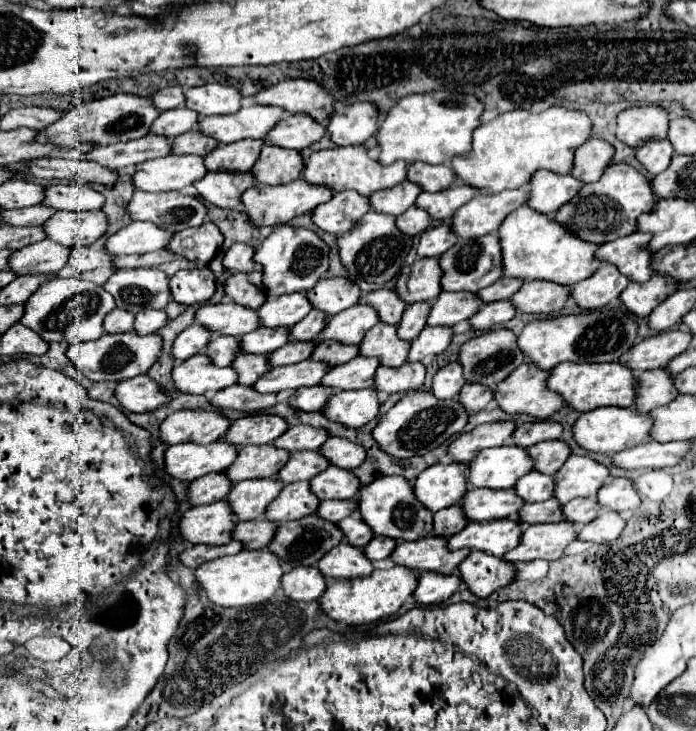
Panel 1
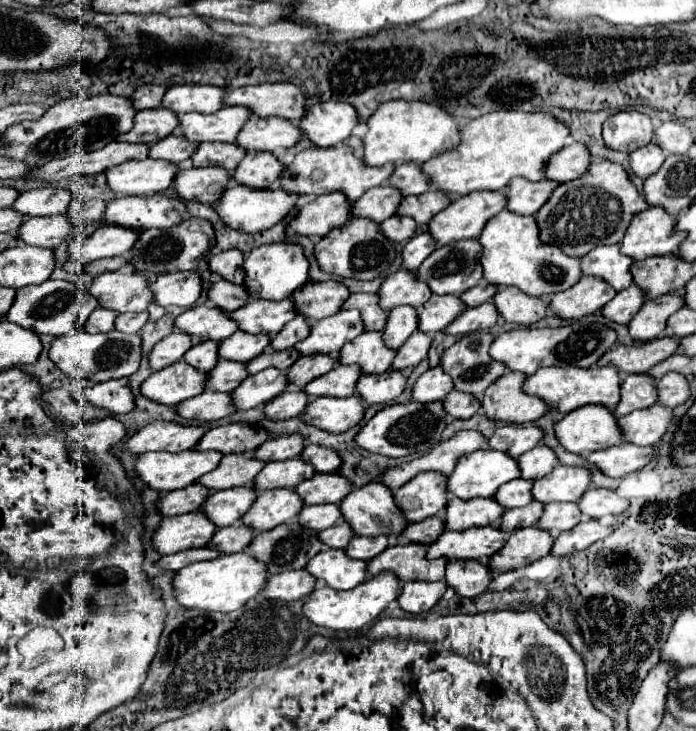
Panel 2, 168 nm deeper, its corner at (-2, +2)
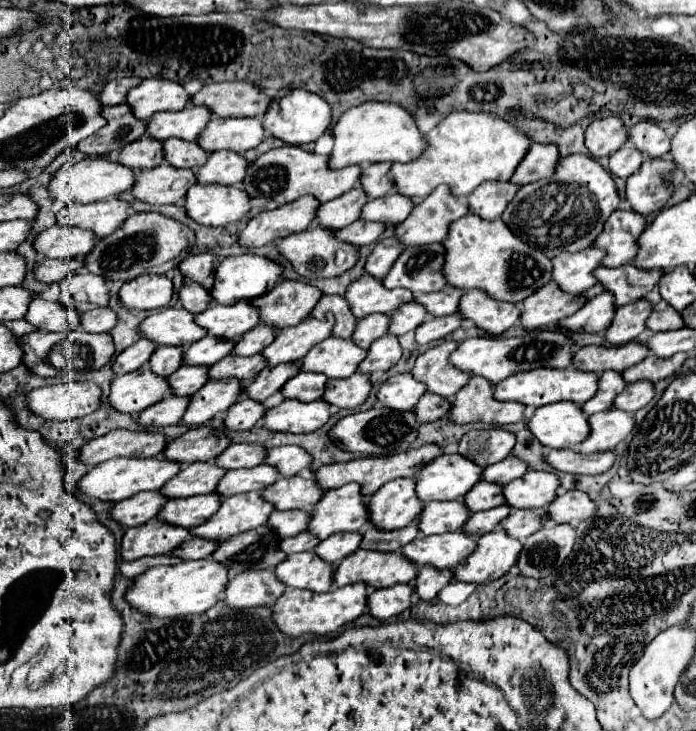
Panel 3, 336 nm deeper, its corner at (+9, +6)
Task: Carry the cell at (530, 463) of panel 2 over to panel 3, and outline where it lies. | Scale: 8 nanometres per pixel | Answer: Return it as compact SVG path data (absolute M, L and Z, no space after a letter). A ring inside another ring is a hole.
M508 456L504 460L500 460L498 464L492 464L488 468L484 468L484 474L482 474L482 480L486 482L494 482L494 484L508 484L520 476L526 474L526 464L522 460L518 460L516 456Z

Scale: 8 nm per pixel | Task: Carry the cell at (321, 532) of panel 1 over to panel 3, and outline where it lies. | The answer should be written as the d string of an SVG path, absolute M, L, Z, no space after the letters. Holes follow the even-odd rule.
M258 526L224 540L212 554L212 560L228 566L230 578L244 570L274 570L276 564L286 558L286 554L280 550L280 542L282 538L272 528Z

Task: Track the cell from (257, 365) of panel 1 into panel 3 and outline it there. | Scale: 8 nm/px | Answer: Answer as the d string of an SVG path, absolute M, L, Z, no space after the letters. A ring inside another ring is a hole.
M186 364L180 366L180 370L166 376L170 392L174 396L192 396L208 382L206 372L208 372L206 366L186 366Z

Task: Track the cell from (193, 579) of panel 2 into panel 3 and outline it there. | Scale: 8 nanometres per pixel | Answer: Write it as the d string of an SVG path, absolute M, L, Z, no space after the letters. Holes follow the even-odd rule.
M212 558L206 560L190 560L180 562L176 566L156 566L140 574L124 594L124 600L138 608L142 614L156 616L156 618L176 618L188 614L204 614L204 610L212 608L224 594L228 584L228 568L214 562Z

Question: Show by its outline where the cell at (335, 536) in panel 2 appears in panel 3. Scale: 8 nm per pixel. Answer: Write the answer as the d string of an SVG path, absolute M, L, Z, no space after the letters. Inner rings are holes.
M300 532L292 538L284 538L280 542L280 550L284 550L286 554L294 554L294 552L306 552L306 550L312 550L320 540L308 532Z

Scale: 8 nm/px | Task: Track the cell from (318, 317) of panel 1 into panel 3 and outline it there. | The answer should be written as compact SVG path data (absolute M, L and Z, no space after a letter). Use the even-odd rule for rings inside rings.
M266 324L254 326L254 330L248 330L248 334L244 334L234 344L234 350L230 354L234 354L234 356L254 356L254 354L260 354L274 338L276 338L276 328L266 326Z

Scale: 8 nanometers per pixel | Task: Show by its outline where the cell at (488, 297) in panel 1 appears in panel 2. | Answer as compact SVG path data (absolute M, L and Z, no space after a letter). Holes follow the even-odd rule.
M479 282L475 288L467 290L461 294L461 300L467 304L467 306L479 306L483 302L489 302L491 300L491 294L495 294L495 290L499 290L499 286L491 286L491 282Z

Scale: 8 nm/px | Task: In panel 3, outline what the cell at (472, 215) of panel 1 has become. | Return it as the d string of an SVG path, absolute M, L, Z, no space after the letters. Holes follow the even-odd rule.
M438 186L414 206L410 216L400 222L394 230L394 236L402 246L424 246L432 242L444 242L450 222L468 214L464 200L452 198L448 186Z

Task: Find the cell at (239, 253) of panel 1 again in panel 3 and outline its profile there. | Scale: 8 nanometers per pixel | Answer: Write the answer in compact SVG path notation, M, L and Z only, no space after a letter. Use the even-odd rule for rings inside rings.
M196 254L196 256L188 256L180 262L180 272L184 278L194 280L196 284L200 284L202 288L210 290L212 288L212 280L214 280L214 270L220 264L220 258L216 254Z

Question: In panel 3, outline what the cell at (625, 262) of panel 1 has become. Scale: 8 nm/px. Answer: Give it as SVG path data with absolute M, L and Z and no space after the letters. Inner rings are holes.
M588 248L576 254L560 254L552 258L552 280L568 294L584 294L596 284L592 272L600 266L604 254L606 252L598 248Z

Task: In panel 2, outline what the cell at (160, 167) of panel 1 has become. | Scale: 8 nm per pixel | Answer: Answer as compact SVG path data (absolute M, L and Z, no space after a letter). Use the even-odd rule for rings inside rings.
M129 160L107 170L107 184L117 196L147 196L167 190L181 166L163 160Z

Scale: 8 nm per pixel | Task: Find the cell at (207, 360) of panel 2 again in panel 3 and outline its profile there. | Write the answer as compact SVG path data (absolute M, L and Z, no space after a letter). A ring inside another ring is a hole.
M158 346L150 358L150 370L158 376L170 376L182 366L182 354L184 348L180 346Z

